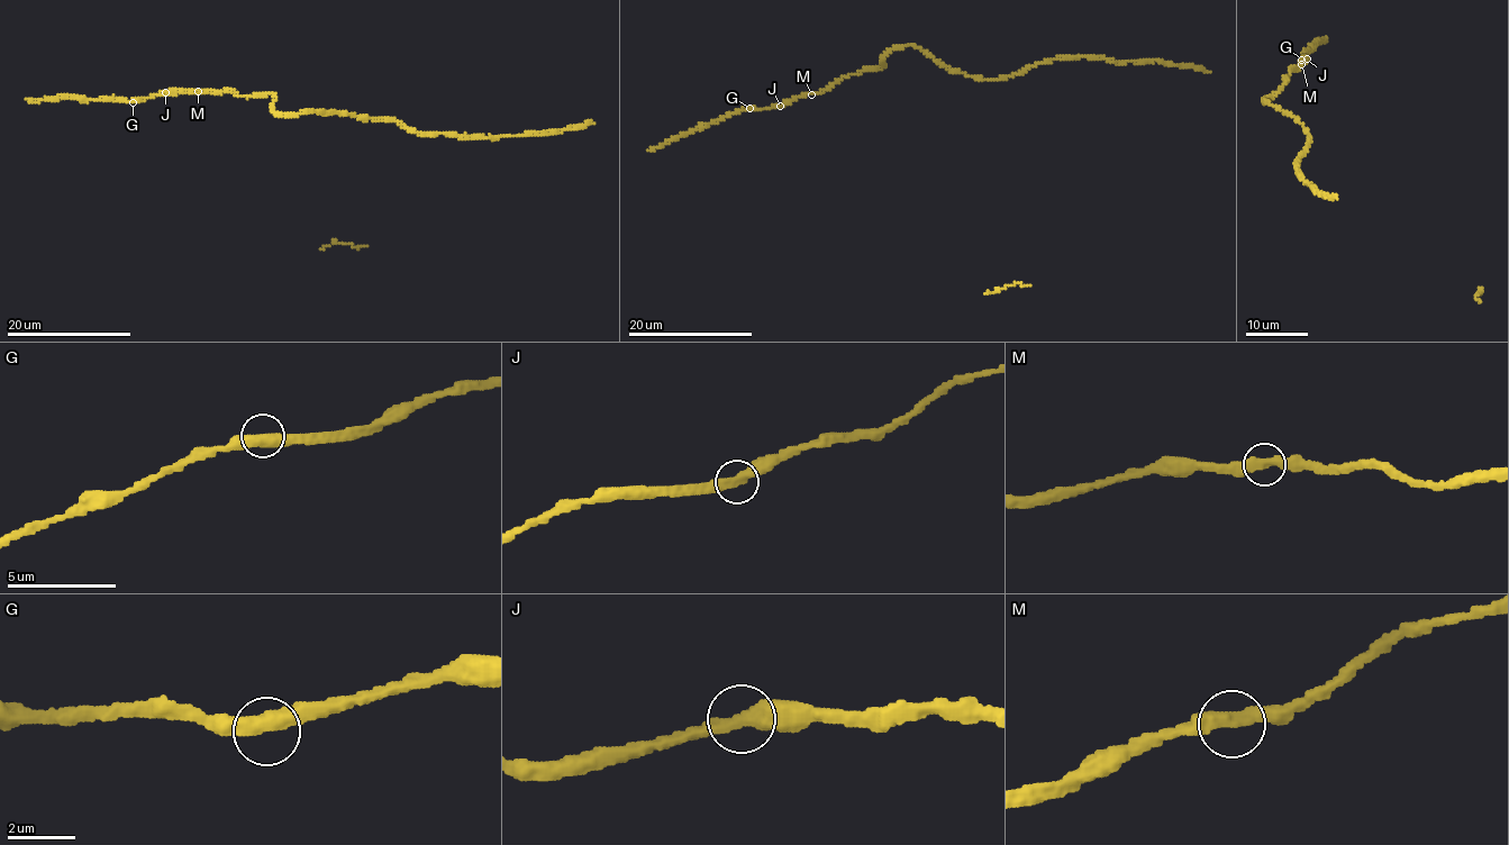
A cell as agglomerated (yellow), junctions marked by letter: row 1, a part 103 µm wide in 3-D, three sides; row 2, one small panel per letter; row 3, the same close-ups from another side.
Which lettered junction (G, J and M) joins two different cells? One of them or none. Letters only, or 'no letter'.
no letter

